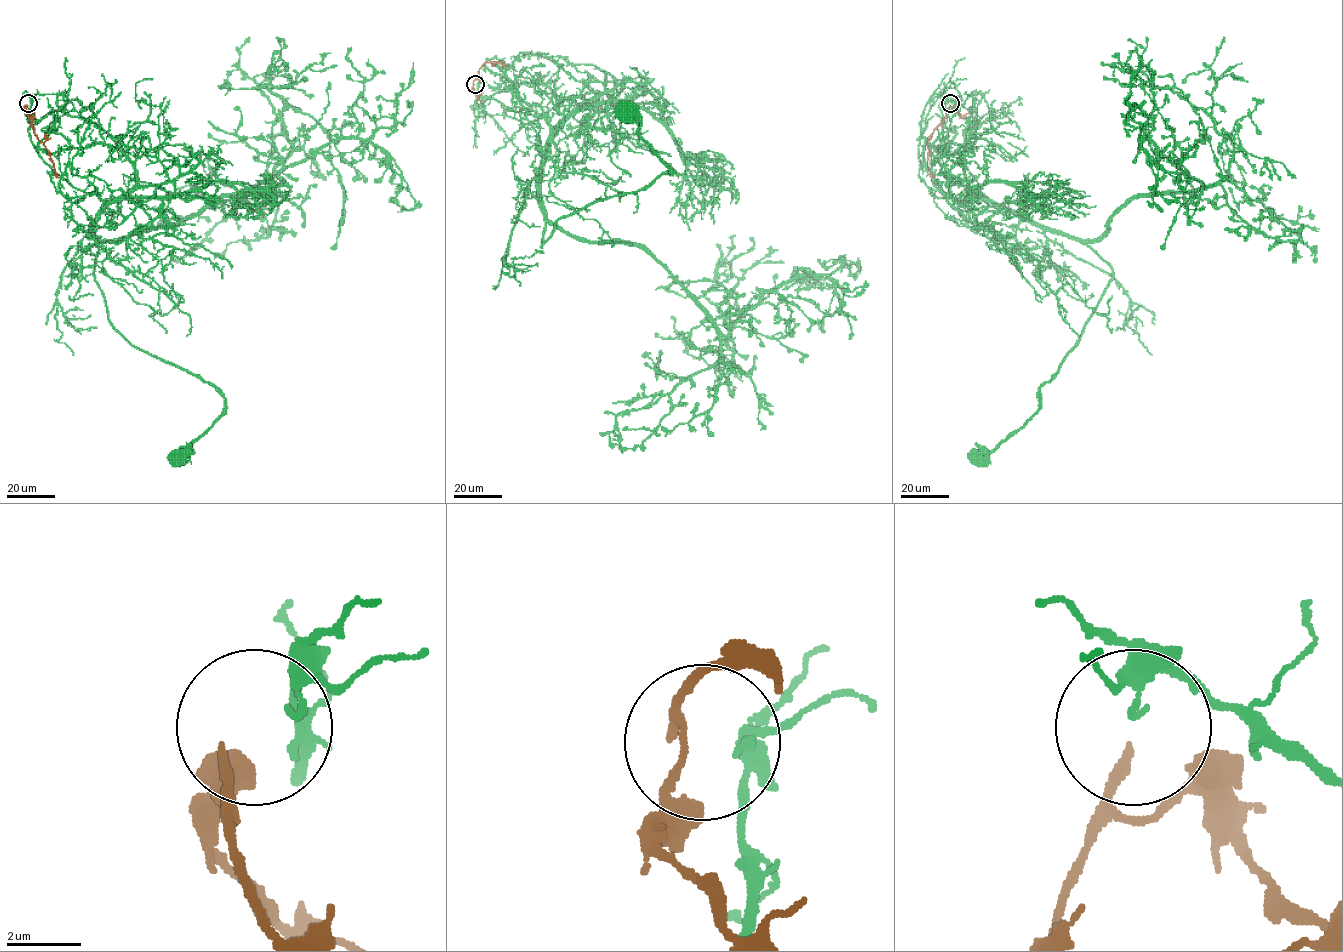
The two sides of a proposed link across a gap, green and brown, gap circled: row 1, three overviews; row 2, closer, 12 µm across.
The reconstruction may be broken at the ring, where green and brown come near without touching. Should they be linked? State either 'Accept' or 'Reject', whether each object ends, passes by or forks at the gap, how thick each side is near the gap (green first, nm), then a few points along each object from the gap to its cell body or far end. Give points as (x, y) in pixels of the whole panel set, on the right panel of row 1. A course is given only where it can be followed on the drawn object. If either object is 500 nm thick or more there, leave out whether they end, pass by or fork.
Reject. At the ring green ends. At the ring brown ends. Thickness 170 nm (green) against 240 nm. Course of green: (951, 103), (974, 120), (962, 155), (982, 193), (1077, 237), (1112, 274), (1040, 387), (1039, 409), (980, 459). Course of brown: (950, 104), (927, 144), (928, 167), (935, 178)

